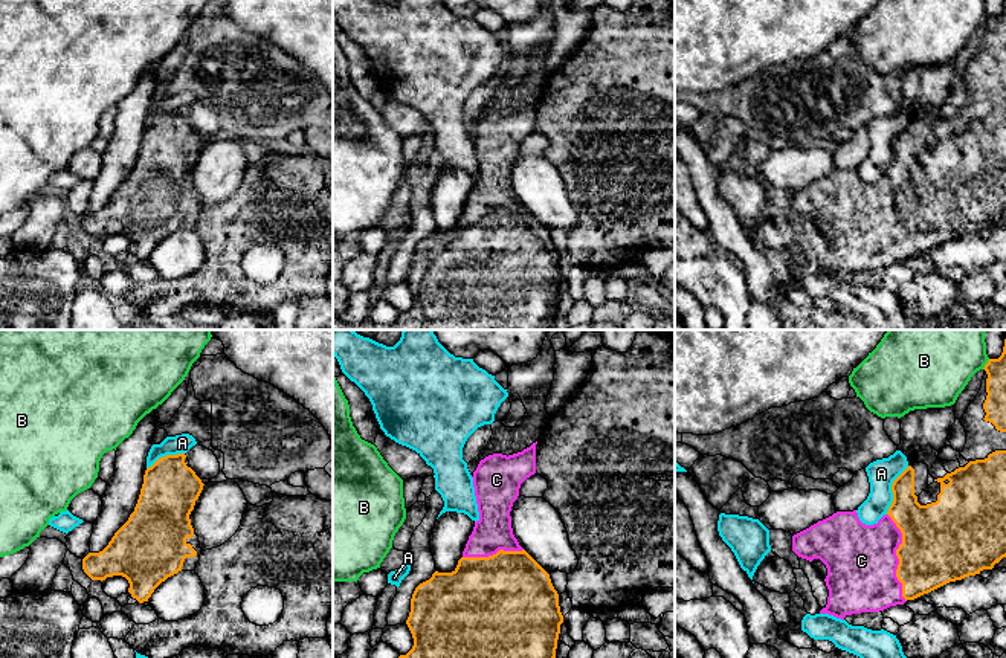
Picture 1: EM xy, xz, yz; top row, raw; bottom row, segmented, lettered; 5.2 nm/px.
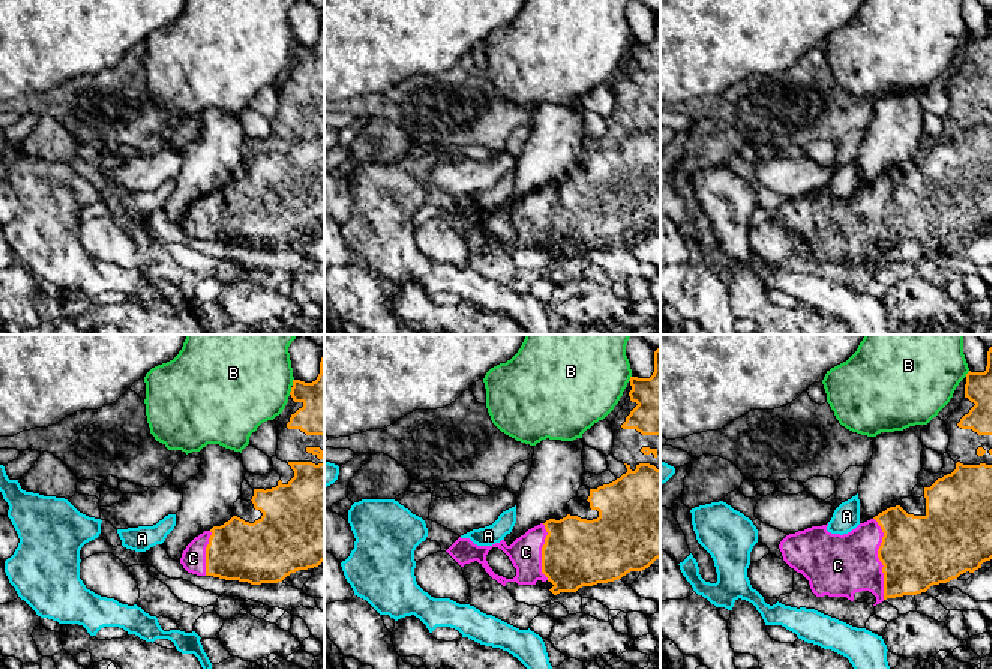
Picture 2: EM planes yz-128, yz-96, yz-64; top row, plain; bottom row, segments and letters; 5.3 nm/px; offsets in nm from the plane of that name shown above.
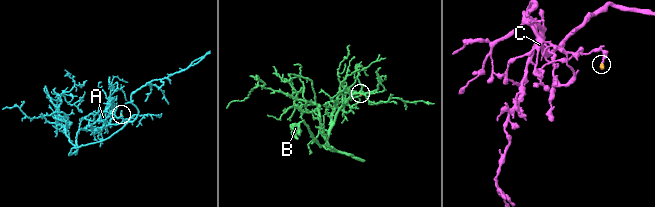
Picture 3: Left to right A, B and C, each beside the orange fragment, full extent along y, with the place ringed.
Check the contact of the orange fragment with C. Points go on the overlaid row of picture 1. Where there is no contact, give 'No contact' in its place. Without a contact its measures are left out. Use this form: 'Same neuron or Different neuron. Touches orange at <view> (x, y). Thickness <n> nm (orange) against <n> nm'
Same neuron. Touches orange at yz (898, 558). Thickness 420 nm (orange) against 380 nm

